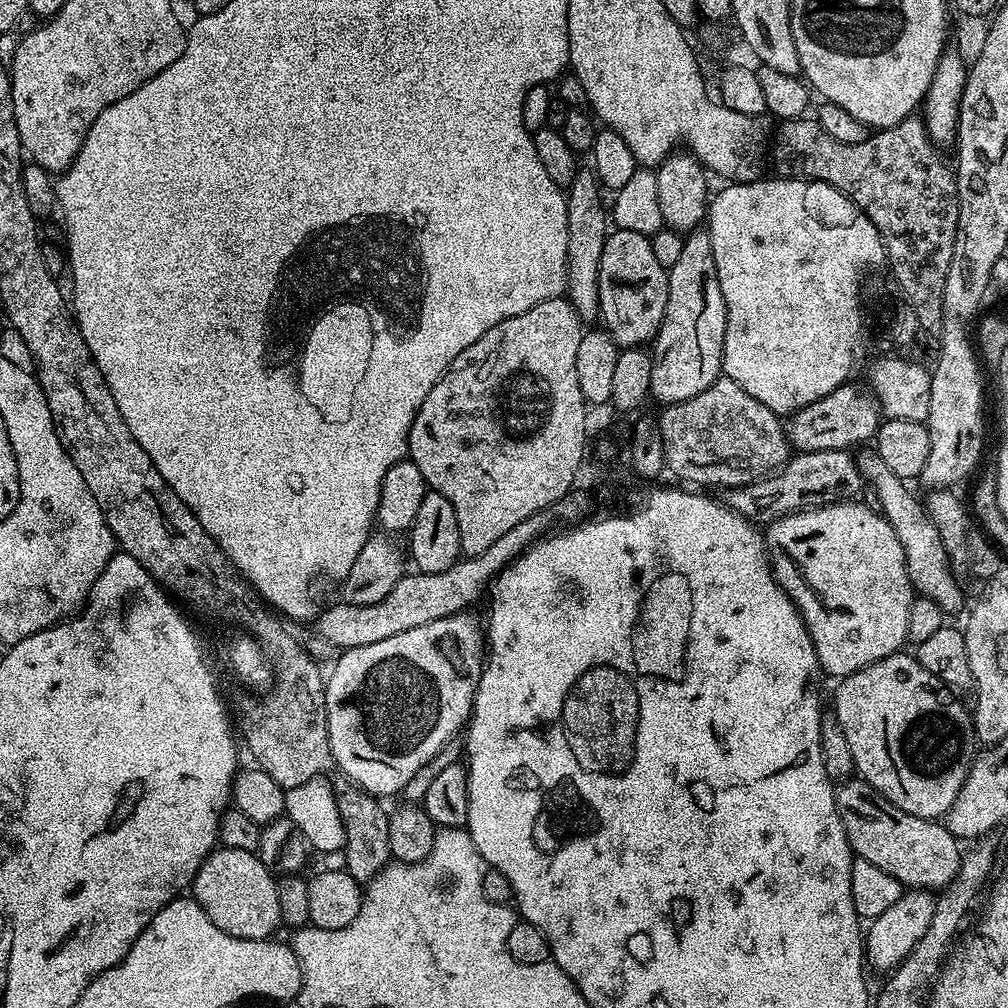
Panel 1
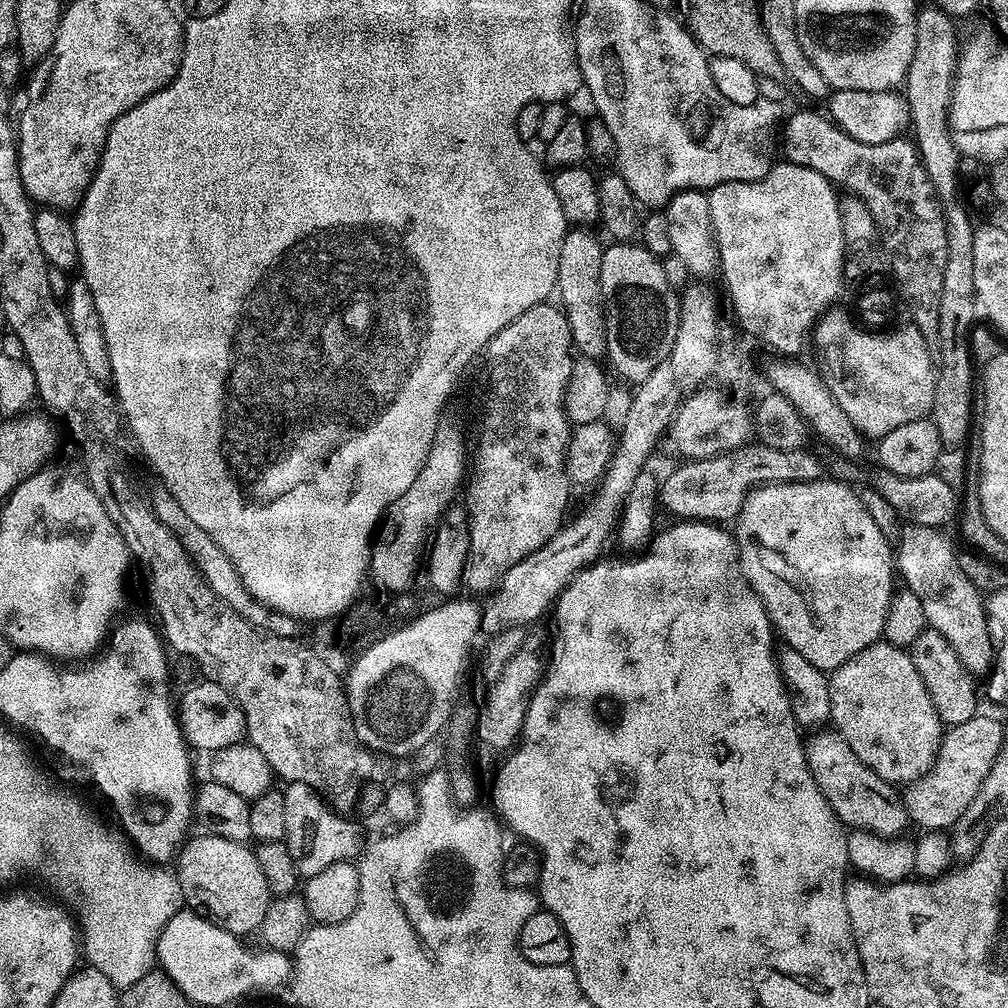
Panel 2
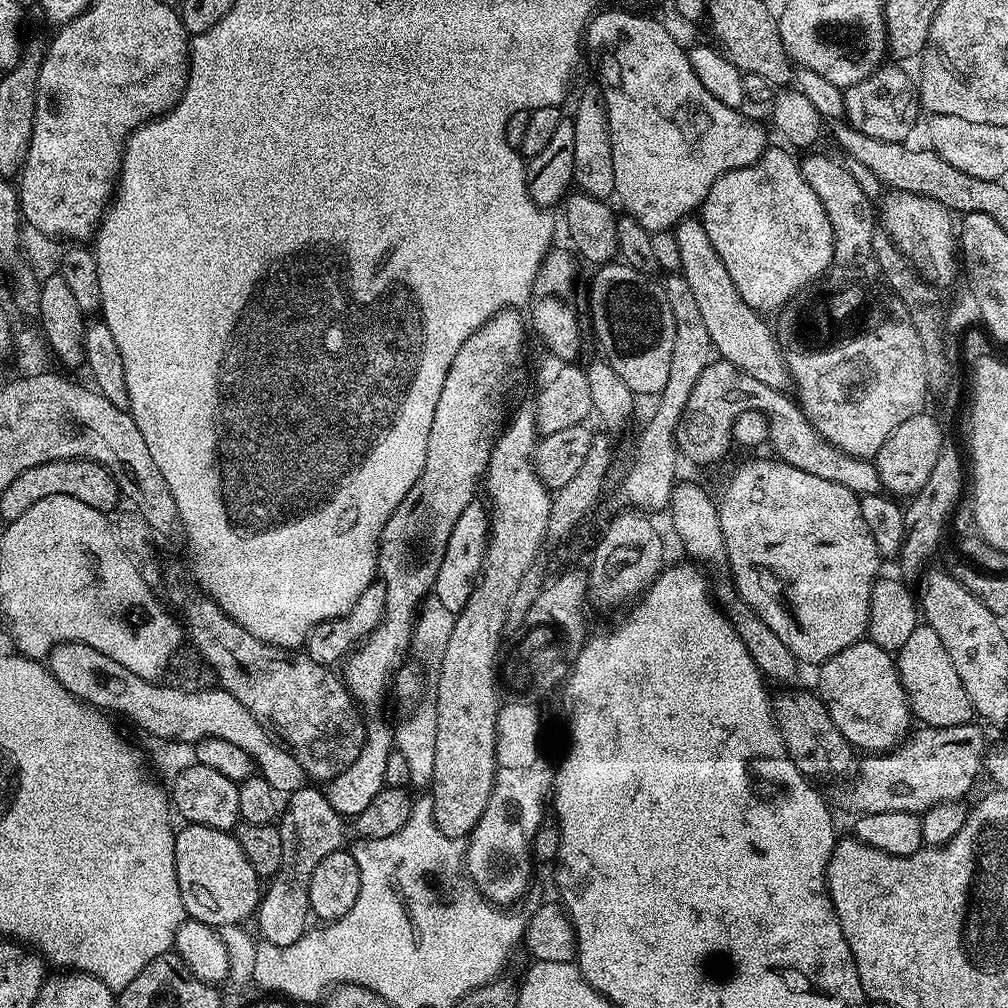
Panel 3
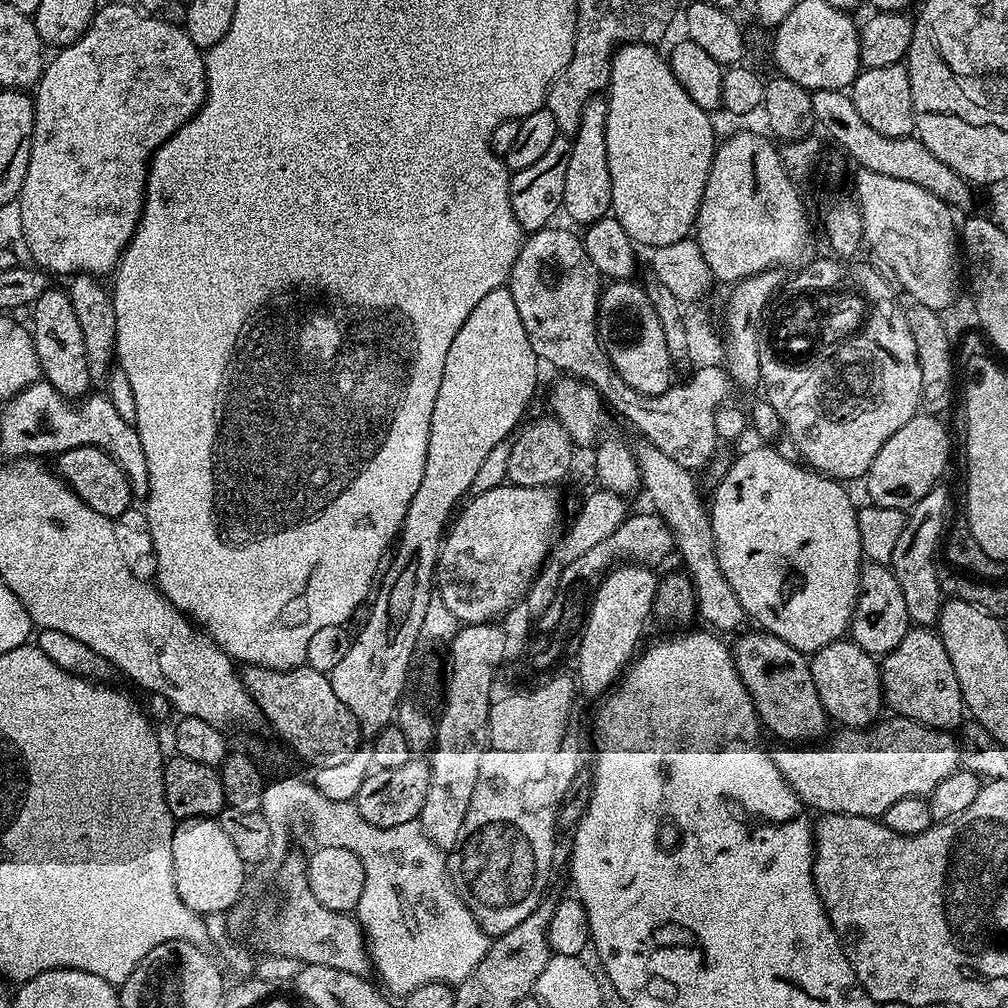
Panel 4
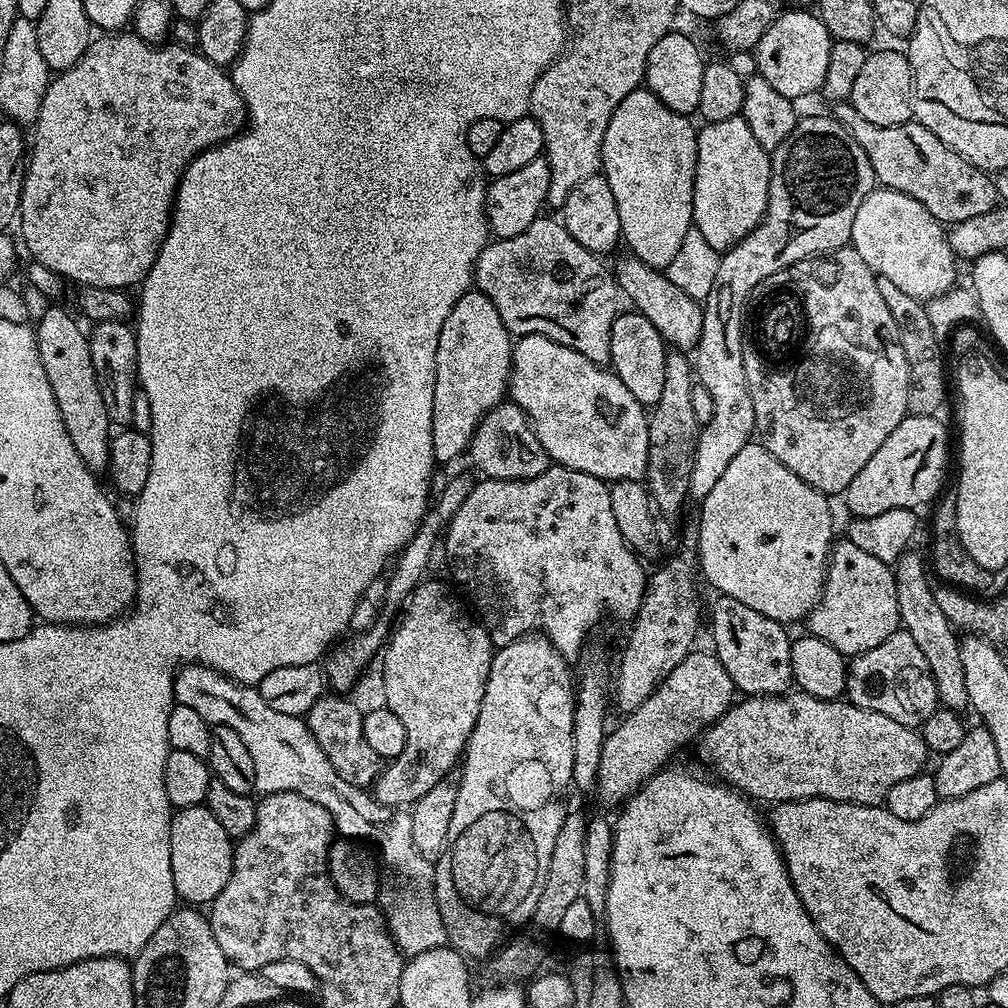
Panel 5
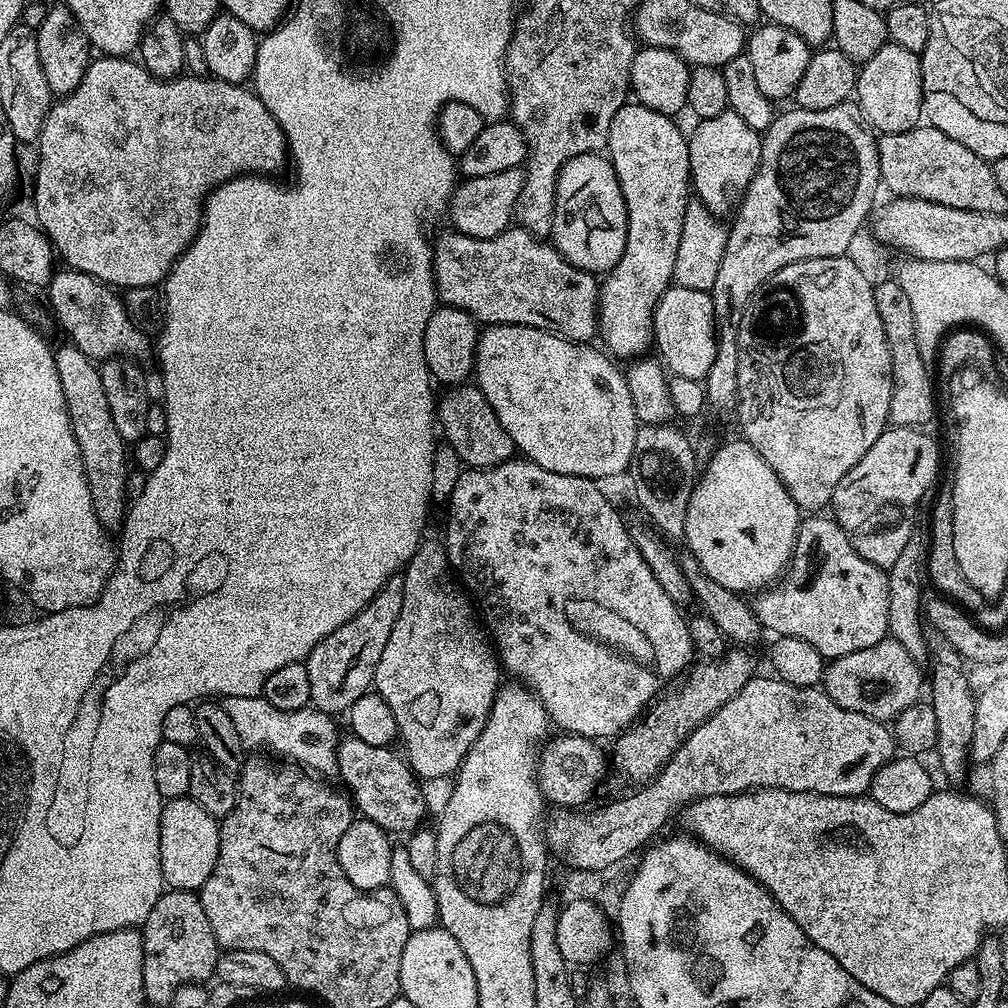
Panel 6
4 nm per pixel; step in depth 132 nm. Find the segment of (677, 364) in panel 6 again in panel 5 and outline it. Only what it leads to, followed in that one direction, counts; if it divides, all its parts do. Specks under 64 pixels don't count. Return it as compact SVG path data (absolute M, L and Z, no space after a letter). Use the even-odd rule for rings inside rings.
M625 255L625 260L614 264L614 275L621 293L628 295L628 300L635 311L643 314L658 330L660 337L664 339L665 345L676 350L692 350L700 341L702 334L702 322L704 321L704 309L701 301L690 298L690 294L678 290L674 282L661 269L651 268L643 264L636 256Z

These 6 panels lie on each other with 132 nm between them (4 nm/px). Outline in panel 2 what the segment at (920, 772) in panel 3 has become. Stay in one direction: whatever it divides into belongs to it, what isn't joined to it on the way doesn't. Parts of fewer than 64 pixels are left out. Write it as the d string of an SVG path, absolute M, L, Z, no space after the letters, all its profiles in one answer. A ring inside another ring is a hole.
M984 714L970 718L970 722L951 725L945 731L931 771L903 793L909 821L920 830L951 829L958 818L966 814L966 806L974 802L974 794L978 794L982 782L986 782L990 768L1005 746L1003 726Z

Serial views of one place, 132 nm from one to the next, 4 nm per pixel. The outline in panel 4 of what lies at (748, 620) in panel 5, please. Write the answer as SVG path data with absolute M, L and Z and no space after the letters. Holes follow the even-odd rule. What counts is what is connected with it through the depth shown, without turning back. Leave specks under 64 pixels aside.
M741 631L735 637L736 644L731 645L732 661L742 678L742 686L746 686L746 690L750 694L761 725L767 731L769 728L780 739L780 742L787 742L792 746L804 746L809 742L819 741L823 737L820 735L827 730L828 724L830 725L830 717L818 698L818 689L814 687L814 676L810 674L809 657L805 653L794 650L794 646L782 642L782 638L772 636L766 631L748 631Z

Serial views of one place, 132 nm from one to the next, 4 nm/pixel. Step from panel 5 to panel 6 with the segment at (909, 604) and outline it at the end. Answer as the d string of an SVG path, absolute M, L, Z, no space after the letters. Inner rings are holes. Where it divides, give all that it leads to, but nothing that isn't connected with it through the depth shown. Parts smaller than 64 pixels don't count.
M946 642L941 643L941 648L934 652L934 660L936 656L936 673L933 676L930 676L930 688L932 684L932 697L930 697L930 703L932 705L932 709L934 710L934 718L938 718L938 738L936 739L936 747L934 749L935 755L940 755L940 768L944 771L944 776L949 780L949 785L952 786L960 786L956 784L960 784L964 779L968 776L968 768L970 769L970 749L972 746L972 739L974 738L974 714L976 713L976 696L974 695L974 688L972 692L972 684L968 681L968 676L964 673L964 668L966 669L965 661L960 659L960 655L954 651L952 647L949 646Z

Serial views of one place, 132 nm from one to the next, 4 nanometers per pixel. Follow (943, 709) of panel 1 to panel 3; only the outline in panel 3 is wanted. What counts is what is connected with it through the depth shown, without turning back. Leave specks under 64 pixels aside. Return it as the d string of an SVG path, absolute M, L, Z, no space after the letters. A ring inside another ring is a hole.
M865 638L846 646L846 650L838 650L834 658L819 665L818 672L820 701L853 749L865 748L863 751L868 754L884 754L904 743L913 727L914 717L893 653Z

